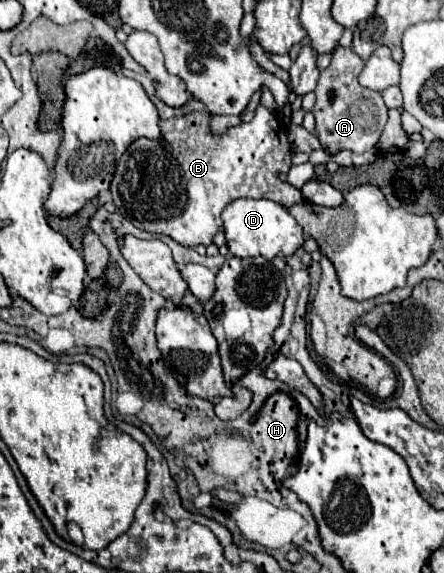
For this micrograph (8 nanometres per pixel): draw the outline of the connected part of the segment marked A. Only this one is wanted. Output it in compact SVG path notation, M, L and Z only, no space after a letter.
M337 47L331 57L331 65L321 71L321 77L315 87L317 103L313 115L319 129L319 141L327 147L329 153L339 149L349 149L353 153L365 153L373 149L383 133L387 121L387 107L381 99L381 93L365 89L359 85L357 75L363 69L363 59L351 47Z

